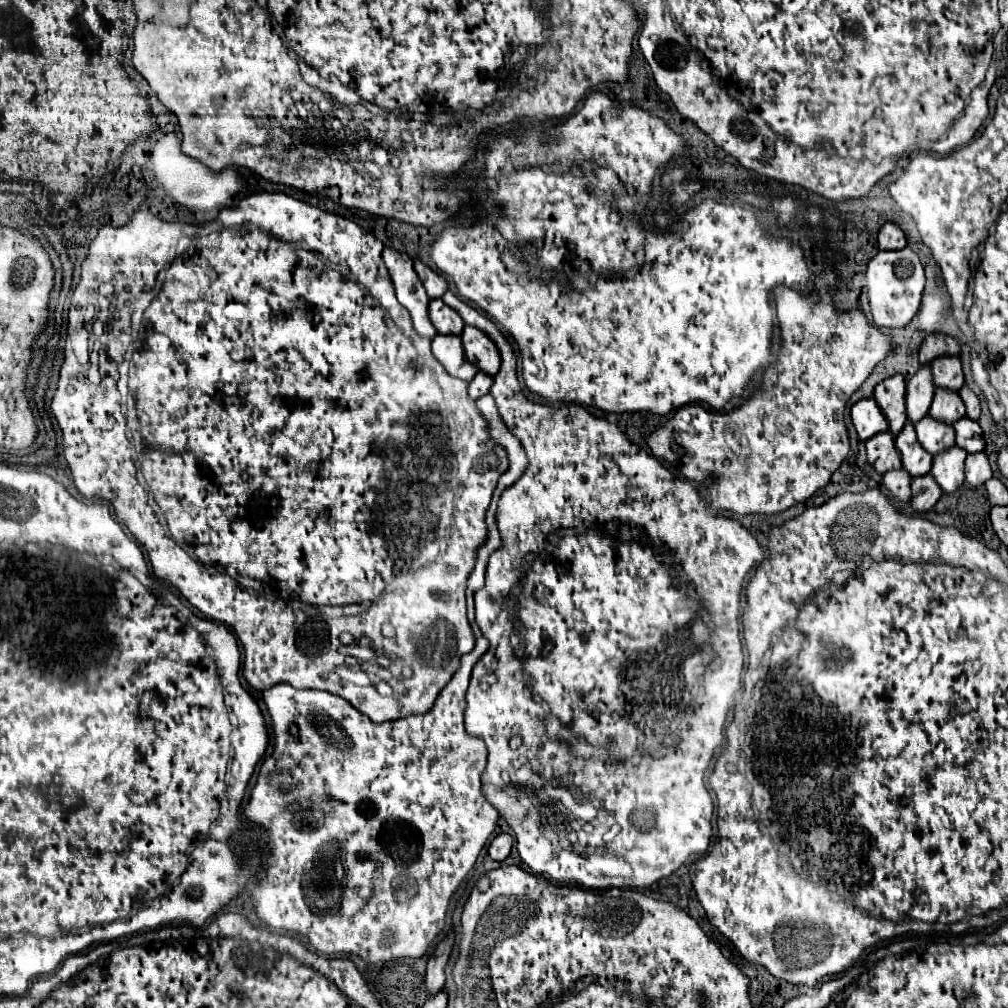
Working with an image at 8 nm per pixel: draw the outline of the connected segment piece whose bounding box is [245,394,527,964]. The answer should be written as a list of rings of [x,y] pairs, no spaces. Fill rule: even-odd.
[[[487,394],[475,404],[487,420],[491,440],[507,450],[509,468],[501,474],[487,508],[485,524],[489,534],[477,550],[475,568],[467,580],[467,618],[475,634],[475,650],[461,658],[459,670],[441,690],[433,708],[425,714],[375,724],[369,716],[361,714],[347,700],[331,692],[313,688],[297,690],[285,682],[263,690],[263,700],[273,722],[275,748],[261,764],[249,804],[245,806],[245,818],[251,824],[259,824],[269,840],[267,874],[251,892],[253,912],[275,932],[285,930],[303,934],[309,948],[323,952],[323,956],[339,958],[353,954],[369,964],[425,956],[431,950],[431,942],[445,926],[451,896],[473,868],[499,818],[497,810],[481,794],[481,774],[487,766],[487,748],[483,740],[465,734],[463,712],[471,670],[489,648],[489,642],[475,624],[473,594],[485,582],[489,554],[501,546],[495,526],[497,500],[501,492],[523,474],[527,462],[521,444],[499,420],[493,398]],[[275,774],[281,788],[271,784],[271,776]]]

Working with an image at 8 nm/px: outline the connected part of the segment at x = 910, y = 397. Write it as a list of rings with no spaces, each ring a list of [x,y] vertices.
[[[921,366],[921,370],[909,380],[907,384],[907,420],[917,424],[921,418],[927,416],[931,402],[933,402],[933,382],[929,378],[929,366]]]

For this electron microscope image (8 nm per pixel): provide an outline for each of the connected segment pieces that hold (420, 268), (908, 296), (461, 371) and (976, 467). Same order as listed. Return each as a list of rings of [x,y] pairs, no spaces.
[[[415,260],[415,272],[419,274],[425,290],[427,290],[427,296],[431,300],[435,298],[441,298],[447,290],[447,282],[443,280],[443,276],[439,276],[437,272],[433,272],[429,266],[425,266],[421,260]]]
[[[911,248],[891,250],[891,252],[881,250],[867,266],[867,298],[875,326],[905,328],[919,310],[923,286],[925,286],[925,274],[917,254]]]
[[[437,334],[433,338],[433,356],[443,364],[443,368],[453,378],[461,378],[461,380],[469,382],[479,372],[465,358],[465,352],[463,352],[463,346],[461,346],[461,338],[459,336],[441,336],[441,334]]]
[[[983,452],[967,456],[967,460],[965,460],[965,484],[975,488],[975,486],[985,484],[991,476],[993,476],[993,472],[991,472],[989,460]]]

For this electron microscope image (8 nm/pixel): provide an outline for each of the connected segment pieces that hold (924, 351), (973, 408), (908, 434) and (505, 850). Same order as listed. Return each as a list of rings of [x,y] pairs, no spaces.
[[[931,334],[921,344],[919,362],[921,364],[929,364],[935,358],[941,358],[941,356],[957,356],[957,354],[959,354],[959,342],[955,338],[945,336],[945,334]]]
[[[963,386],[961,390],[959,390],[959,396],[961,396],[961,400],[965,402],[965,408],[967,408],[967,416],[971,418],[971,420],[979,420],[979,414],[981,414],[981,406],[979,406],[979,398],[967,388],[967,386]]]
[[[907,422],[905,430],[901,430],[901,434],[897,434],[895,446],[897,446],[899,454],[901,454],[903,470],[907,470],[911,478],[929,474],[933,458],[931,458],[931,454],[925,454],[925,450],[917,442],[915,426],[909,426],[909,422]]]
[[[499,834],[491,846],[489,846],[489,856],[495,860],[495,862],[503,862],[511,852],[511,836],[509,834]]]

